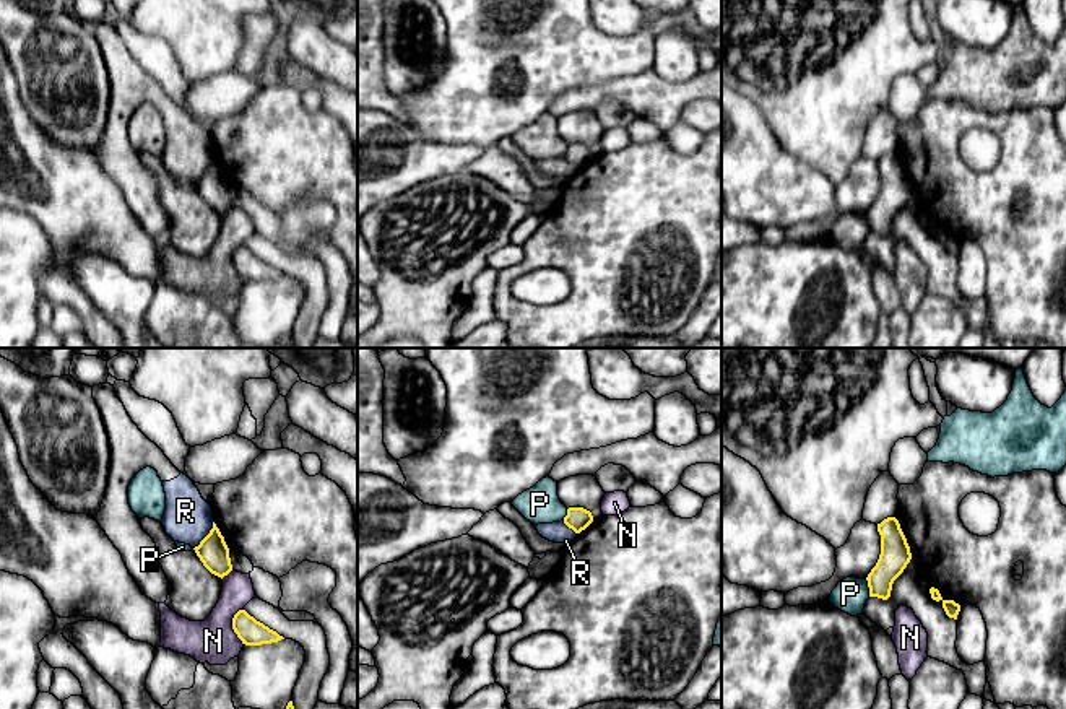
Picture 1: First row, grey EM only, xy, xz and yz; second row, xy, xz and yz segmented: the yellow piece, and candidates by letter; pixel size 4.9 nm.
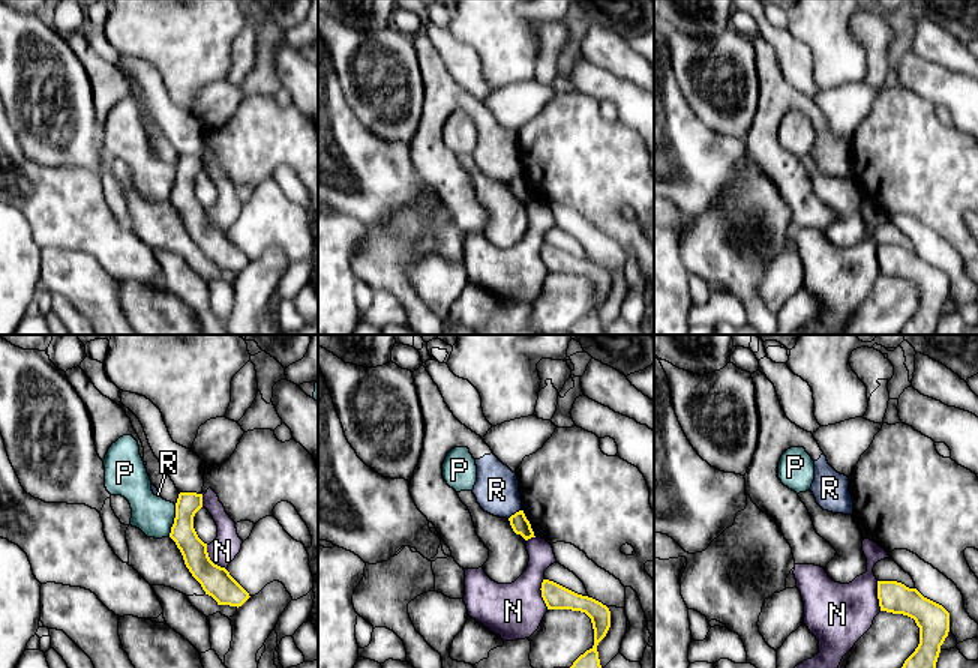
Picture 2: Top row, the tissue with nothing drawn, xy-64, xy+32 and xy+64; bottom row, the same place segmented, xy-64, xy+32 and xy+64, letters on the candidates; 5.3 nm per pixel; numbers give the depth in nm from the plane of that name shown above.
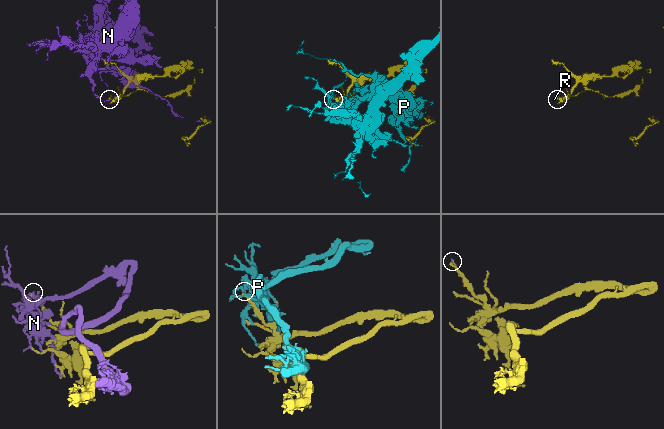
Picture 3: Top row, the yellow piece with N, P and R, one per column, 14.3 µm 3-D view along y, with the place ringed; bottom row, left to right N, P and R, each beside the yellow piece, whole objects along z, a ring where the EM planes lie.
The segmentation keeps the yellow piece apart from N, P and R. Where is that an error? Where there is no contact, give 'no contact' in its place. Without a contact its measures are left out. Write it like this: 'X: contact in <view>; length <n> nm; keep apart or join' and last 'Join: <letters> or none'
N: contact in xy; length 180 nm; keep apart
P: contact in yz; length 100 nm; keep apart
R: contact in xy; length 170 nm; keep apart
Join: none

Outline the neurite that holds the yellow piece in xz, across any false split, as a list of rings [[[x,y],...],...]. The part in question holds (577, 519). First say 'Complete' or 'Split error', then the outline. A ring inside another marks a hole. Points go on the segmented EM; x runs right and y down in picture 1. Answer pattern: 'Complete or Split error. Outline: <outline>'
Complete. Outline: [[[569,507],[567,515],[564,517],[564,524],[575,533],[585,530],[592,522],[593,522],[592,512],[583,507]]]

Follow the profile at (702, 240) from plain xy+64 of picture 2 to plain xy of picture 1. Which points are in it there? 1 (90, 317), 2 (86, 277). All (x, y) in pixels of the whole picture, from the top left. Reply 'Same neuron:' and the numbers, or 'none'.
Same neuron: 1

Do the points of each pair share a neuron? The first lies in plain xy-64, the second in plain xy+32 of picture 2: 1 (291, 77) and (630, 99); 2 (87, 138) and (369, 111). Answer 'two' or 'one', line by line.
1: two
2: one

